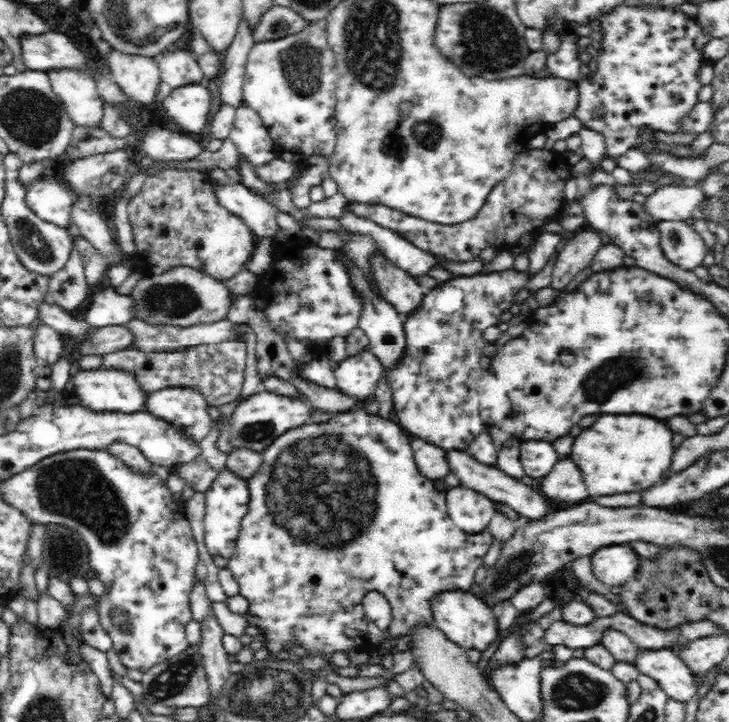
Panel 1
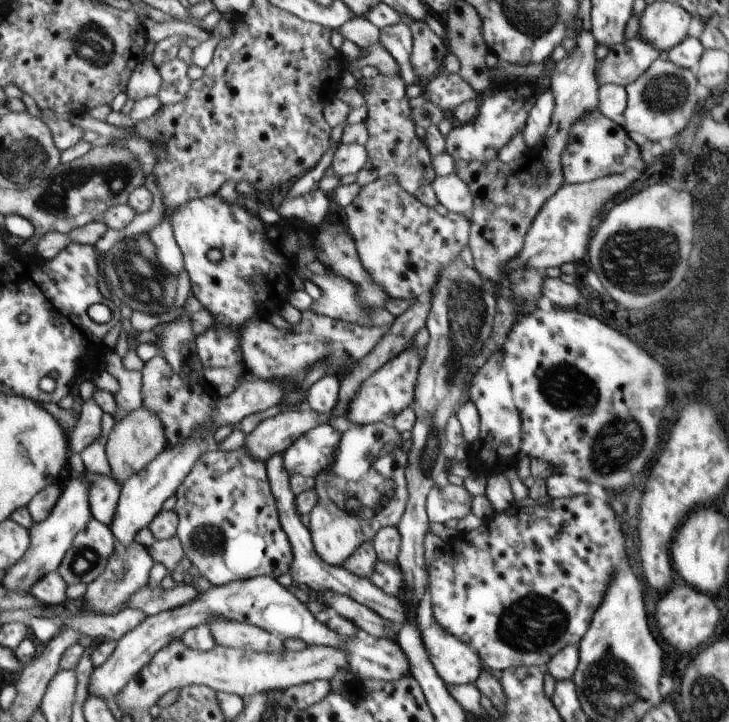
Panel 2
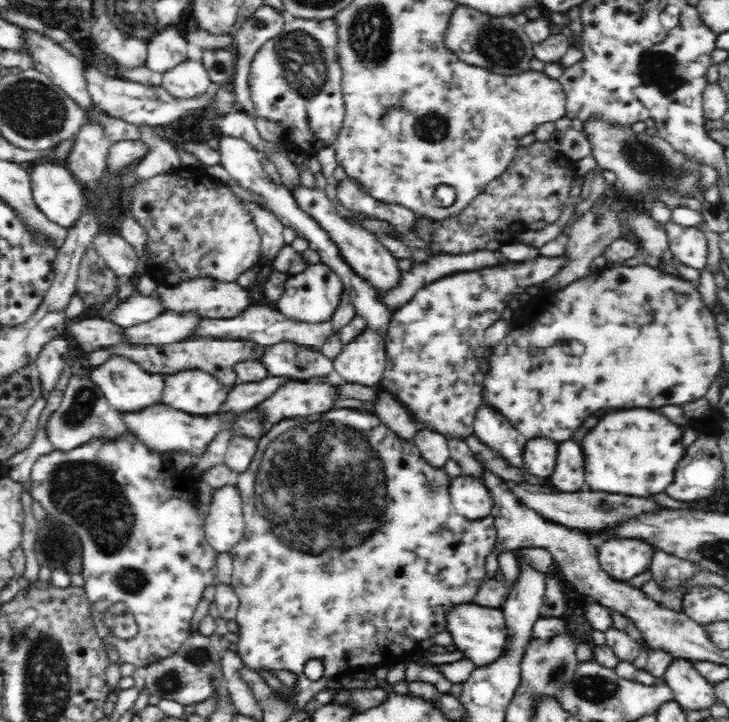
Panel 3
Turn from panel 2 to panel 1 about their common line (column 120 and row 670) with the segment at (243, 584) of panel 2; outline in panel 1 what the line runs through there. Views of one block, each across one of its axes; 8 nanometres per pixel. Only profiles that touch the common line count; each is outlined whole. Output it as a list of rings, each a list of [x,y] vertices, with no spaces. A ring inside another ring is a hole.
[[[670,648],[641,650],[635,665],[652,675],[672,700],[686,704],[700,692],[698,673]]]

